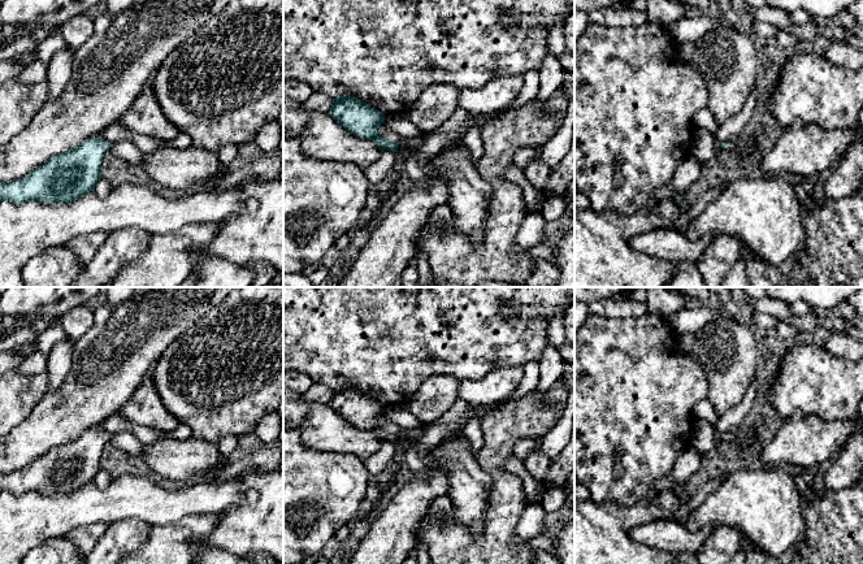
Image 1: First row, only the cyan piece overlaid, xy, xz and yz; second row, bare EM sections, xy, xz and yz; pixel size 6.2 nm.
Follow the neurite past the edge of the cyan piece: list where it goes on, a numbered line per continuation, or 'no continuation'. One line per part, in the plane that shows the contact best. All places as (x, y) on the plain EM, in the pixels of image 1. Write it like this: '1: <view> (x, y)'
no continuation

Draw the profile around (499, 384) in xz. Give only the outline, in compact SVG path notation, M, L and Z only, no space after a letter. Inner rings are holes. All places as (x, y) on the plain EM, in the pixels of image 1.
M507 364L491 369L482 378L459 381L457 396L472 407L490 407L508 399L522 377L522 366Z

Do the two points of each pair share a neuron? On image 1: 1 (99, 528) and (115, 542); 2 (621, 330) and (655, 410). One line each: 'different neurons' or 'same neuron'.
1: different neurons
2: same neuron

